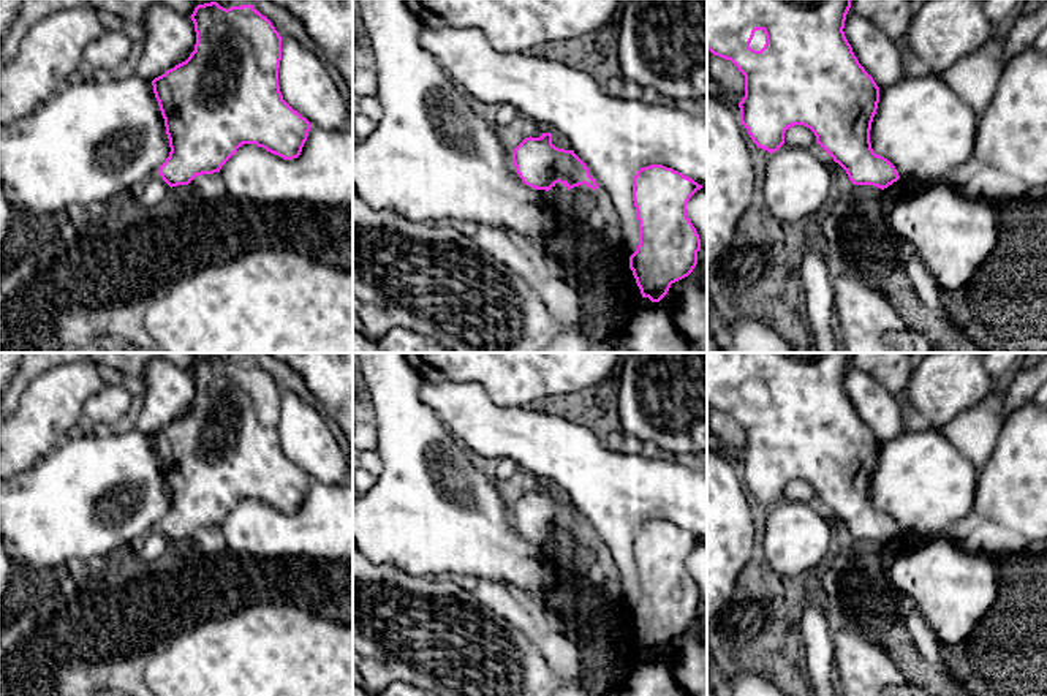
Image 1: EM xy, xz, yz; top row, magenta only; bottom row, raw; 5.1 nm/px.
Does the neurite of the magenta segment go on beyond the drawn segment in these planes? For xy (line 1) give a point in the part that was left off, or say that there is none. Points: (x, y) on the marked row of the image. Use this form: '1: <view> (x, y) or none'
1: none

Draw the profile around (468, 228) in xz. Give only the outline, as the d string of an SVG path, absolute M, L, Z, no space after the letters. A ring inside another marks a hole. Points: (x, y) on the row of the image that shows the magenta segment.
M440 218L433 223L437 226L451 226L467 236L473 236L479 228L479 225L474 221L462 221L462 220L455 220L455 218Z

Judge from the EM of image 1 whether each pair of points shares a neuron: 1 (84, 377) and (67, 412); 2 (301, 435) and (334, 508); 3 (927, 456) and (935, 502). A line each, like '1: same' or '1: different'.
1: same
2: different
3: same

